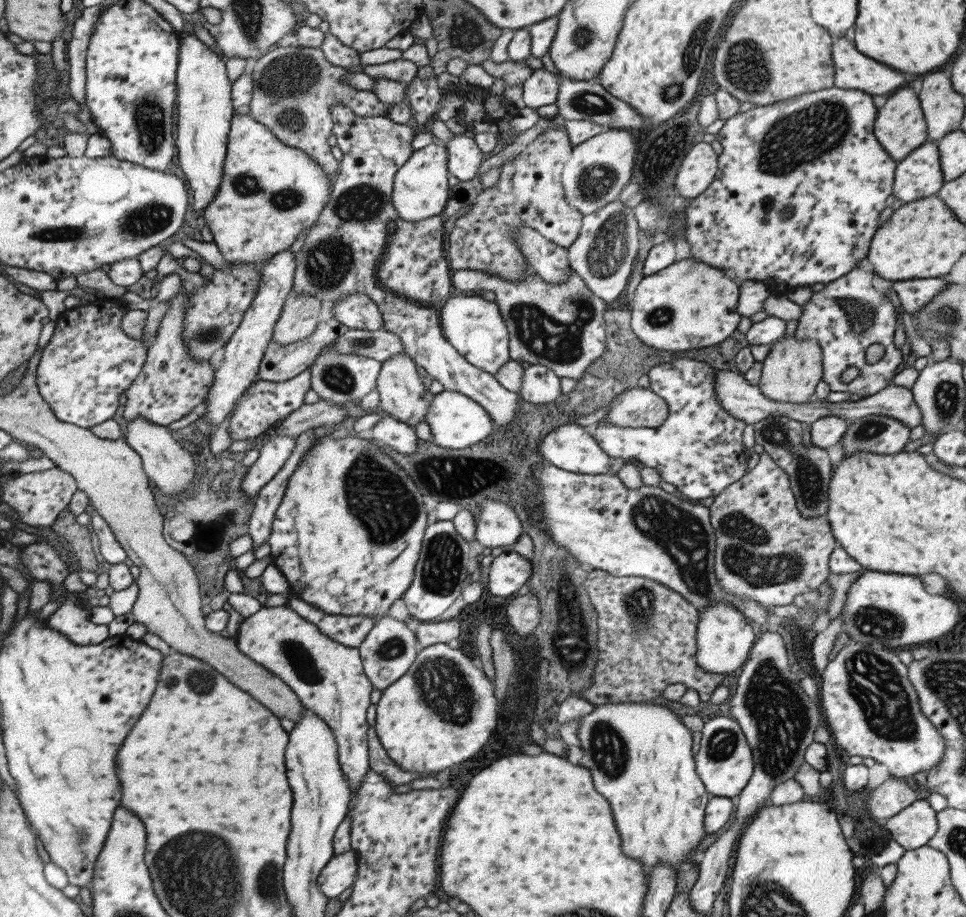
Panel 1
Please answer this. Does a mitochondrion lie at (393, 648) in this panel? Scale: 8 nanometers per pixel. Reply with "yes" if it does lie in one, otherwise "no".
yes

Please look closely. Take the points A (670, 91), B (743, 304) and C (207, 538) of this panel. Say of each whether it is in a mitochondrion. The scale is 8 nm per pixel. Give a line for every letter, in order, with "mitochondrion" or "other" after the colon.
A: mitochondrion
B: other
C: mitochondrion

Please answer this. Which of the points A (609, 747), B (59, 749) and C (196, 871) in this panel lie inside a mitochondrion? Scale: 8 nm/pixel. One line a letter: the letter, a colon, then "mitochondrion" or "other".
A: mitochondrion
B: other
C: mitochondrion

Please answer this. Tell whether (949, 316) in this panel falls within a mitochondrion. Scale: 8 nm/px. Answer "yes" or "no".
yes

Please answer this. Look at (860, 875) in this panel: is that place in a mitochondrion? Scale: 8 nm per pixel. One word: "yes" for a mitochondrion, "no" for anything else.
no

